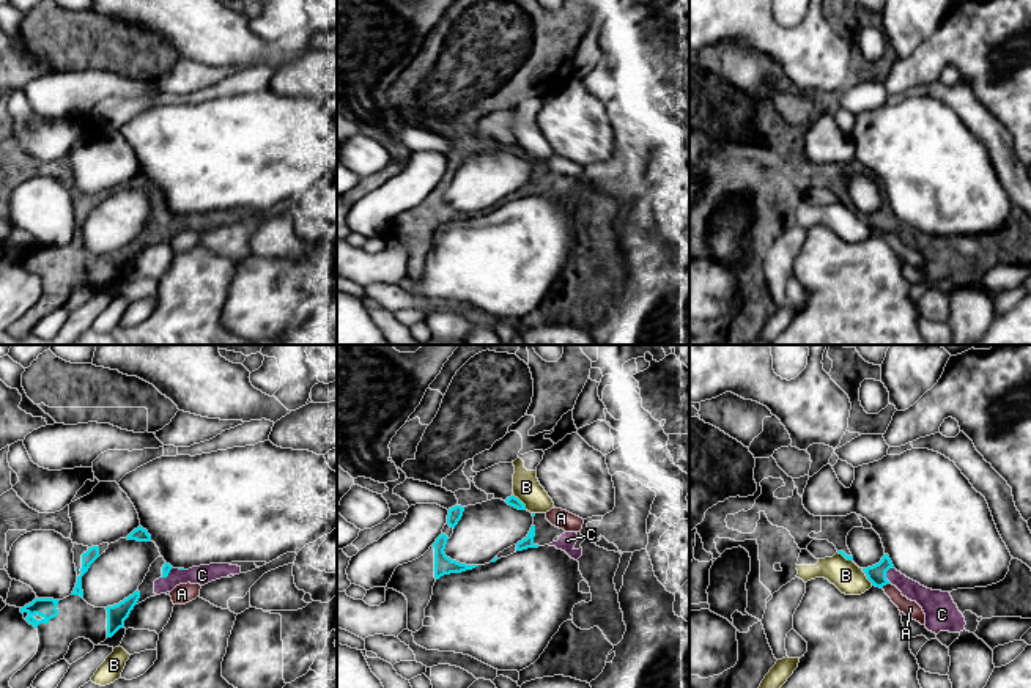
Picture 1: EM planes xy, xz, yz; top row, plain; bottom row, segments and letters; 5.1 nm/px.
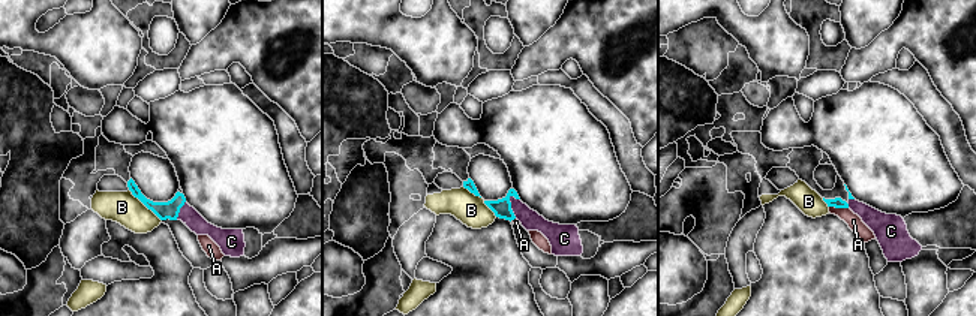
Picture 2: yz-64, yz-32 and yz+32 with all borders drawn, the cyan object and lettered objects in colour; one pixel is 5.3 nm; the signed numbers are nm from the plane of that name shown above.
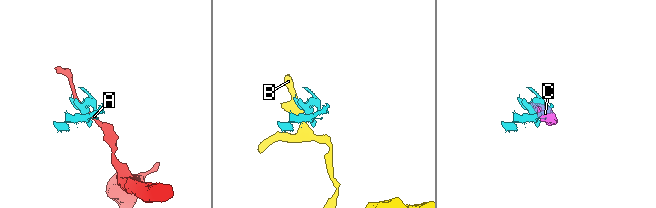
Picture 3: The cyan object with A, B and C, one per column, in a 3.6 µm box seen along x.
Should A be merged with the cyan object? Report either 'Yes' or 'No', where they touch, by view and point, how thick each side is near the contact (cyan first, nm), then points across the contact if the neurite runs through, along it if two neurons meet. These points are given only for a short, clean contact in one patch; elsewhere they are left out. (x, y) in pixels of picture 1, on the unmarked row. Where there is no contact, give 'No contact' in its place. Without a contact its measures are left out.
No. Touches cyan at yz (885, 232). Thickness 100 nm (cyan) against 80 nm. Boundary: yz (890, 230), (880, 235)

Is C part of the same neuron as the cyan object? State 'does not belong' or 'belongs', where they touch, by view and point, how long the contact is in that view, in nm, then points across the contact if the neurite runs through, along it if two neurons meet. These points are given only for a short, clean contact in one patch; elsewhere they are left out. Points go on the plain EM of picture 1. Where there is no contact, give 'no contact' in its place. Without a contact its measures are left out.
belongs; contact yz (885, 222); length 90 nm

